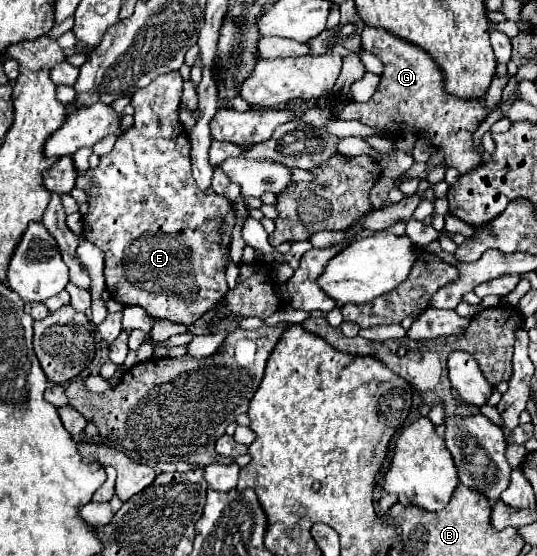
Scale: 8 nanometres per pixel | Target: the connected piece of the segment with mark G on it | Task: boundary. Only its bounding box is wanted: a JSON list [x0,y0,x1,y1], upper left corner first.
[340,27,488,173]

